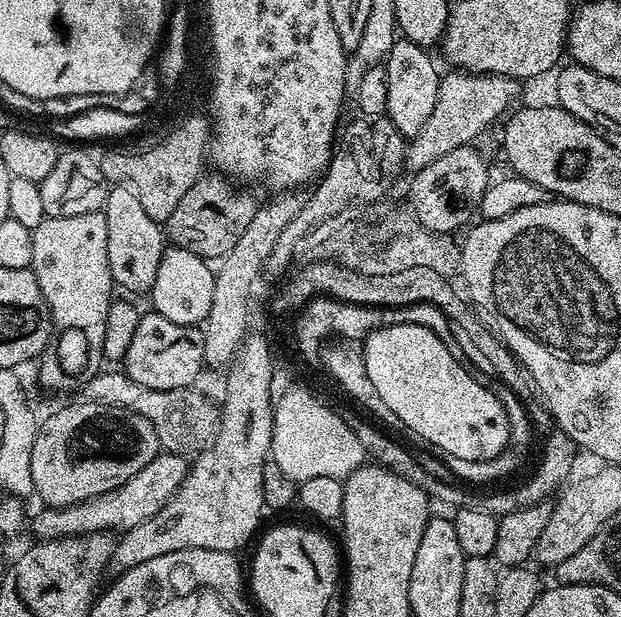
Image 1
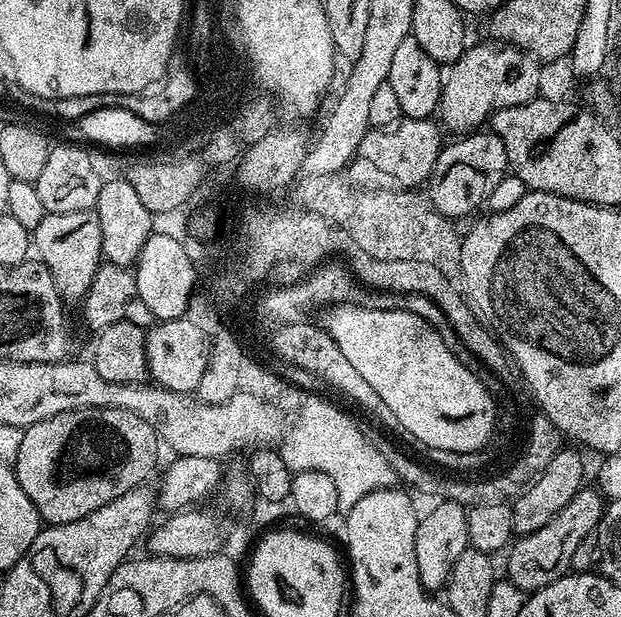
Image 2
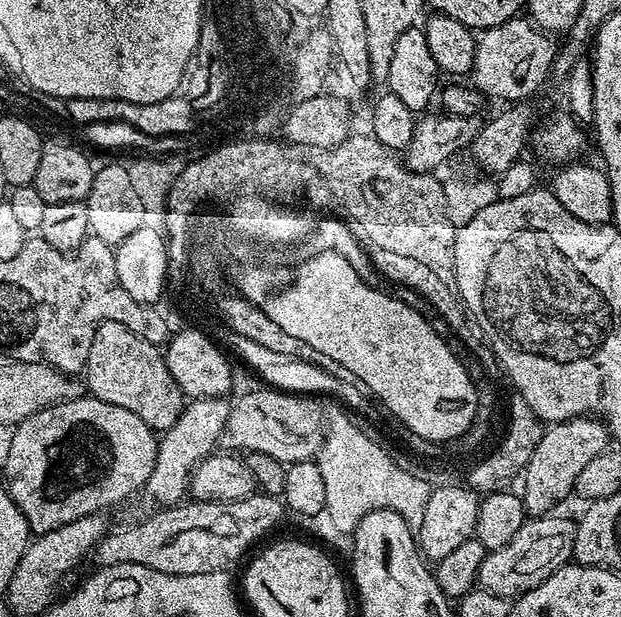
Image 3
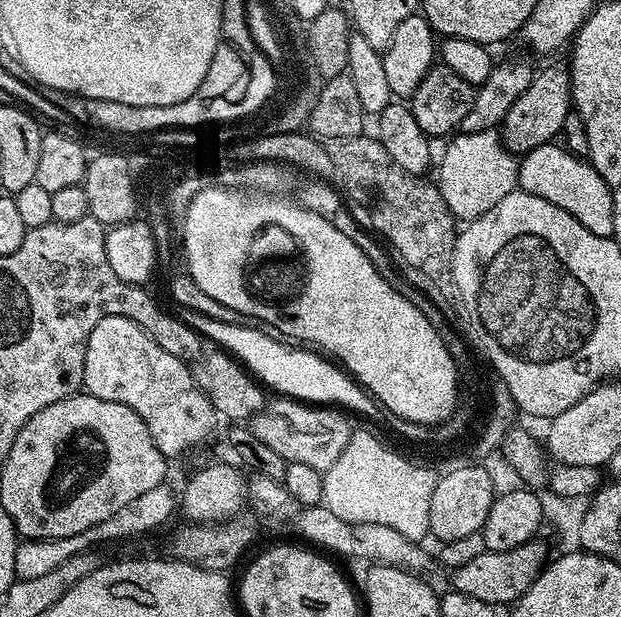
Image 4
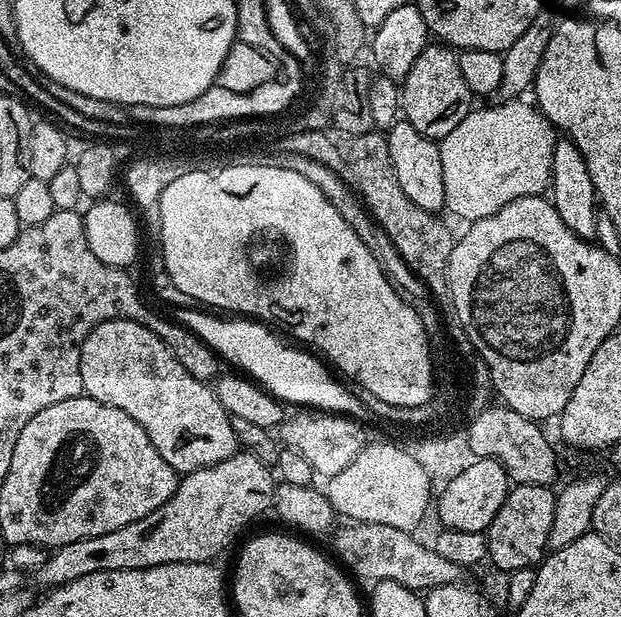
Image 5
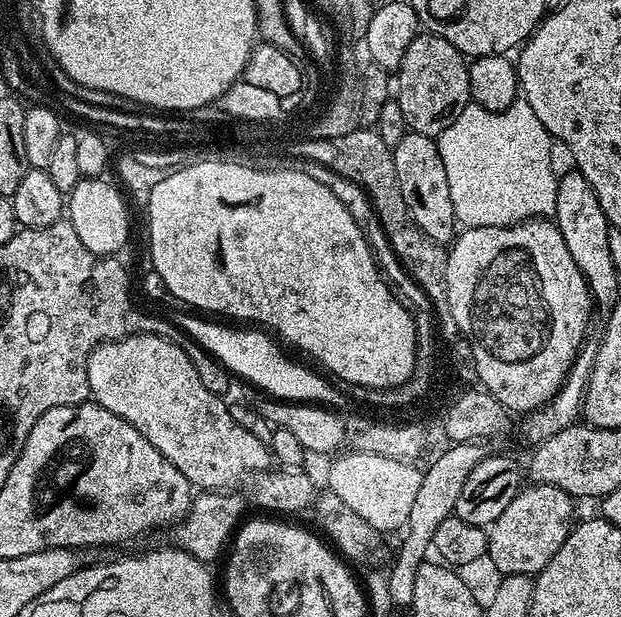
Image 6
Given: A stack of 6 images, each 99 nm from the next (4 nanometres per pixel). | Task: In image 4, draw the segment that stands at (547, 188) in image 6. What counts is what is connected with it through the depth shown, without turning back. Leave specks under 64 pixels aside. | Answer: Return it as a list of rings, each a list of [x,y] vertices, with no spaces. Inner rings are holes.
[[[495,131],[460,132],[448,141],[444,157],[440,160],[438,187],[446,206],[457,221],[477,220],[482,214],[486,214],[486,210],[498,206],[498,202],[502,202],[506,194],[517,191],[517,157],[504,147],[503,139]]]

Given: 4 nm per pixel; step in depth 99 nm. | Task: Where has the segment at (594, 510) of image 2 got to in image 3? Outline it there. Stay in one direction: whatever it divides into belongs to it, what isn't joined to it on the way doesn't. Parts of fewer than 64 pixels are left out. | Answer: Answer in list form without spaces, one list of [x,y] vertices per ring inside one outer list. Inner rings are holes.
[[[560,514],[525,519],[522,530],[518,530],[518,534],[514,534],[514,538],[506,542],[506,546],[488,552],[480,567],[479,587],[490,594],[519,598],[542,586],[542,582],[546,582],[546,578],[554,574],[554,570],[569,563],[573,559],[577,521],[556,515]]]

